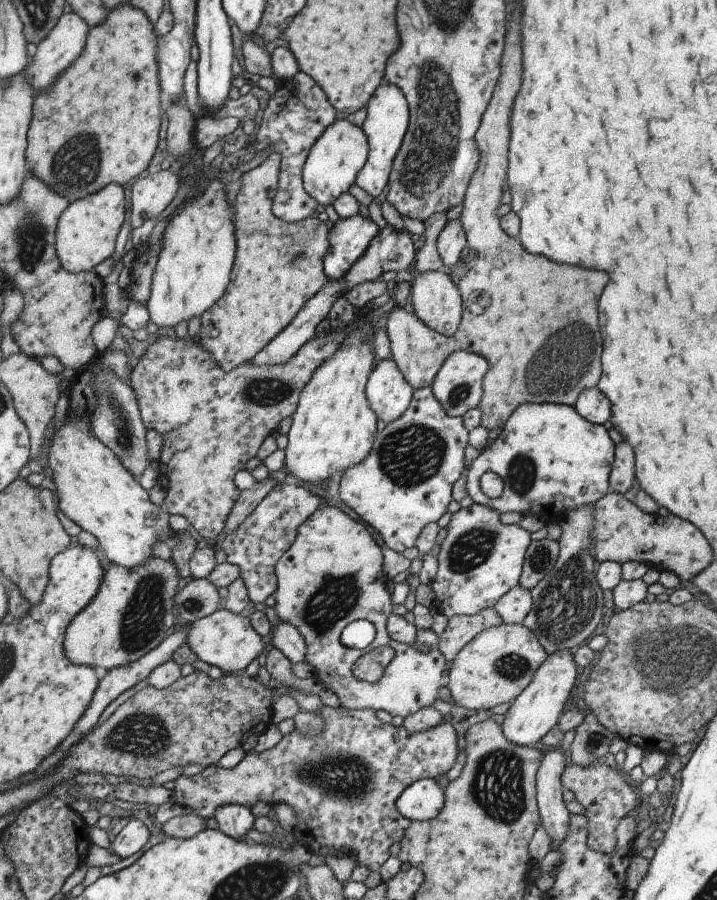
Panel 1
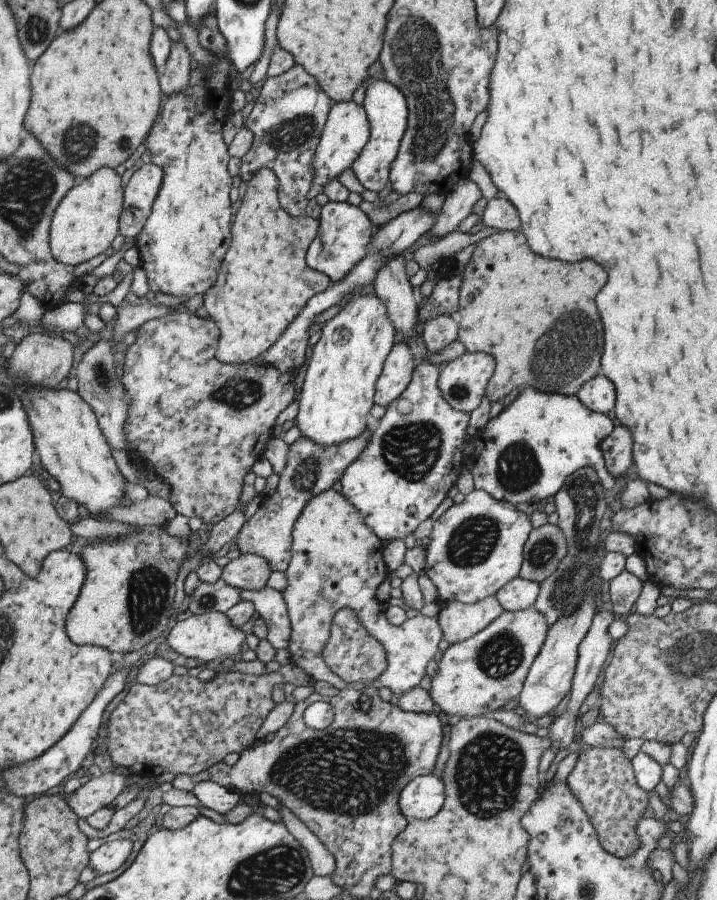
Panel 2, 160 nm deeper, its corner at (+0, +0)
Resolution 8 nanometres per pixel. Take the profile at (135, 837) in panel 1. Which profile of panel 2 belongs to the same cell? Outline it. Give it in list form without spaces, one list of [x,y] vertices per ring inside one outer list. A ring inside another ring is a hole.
[[[116,840],[100,845],[88,854],[88,866],[97,876],[117,870],[129,856],[131,842],[129,840]]]

